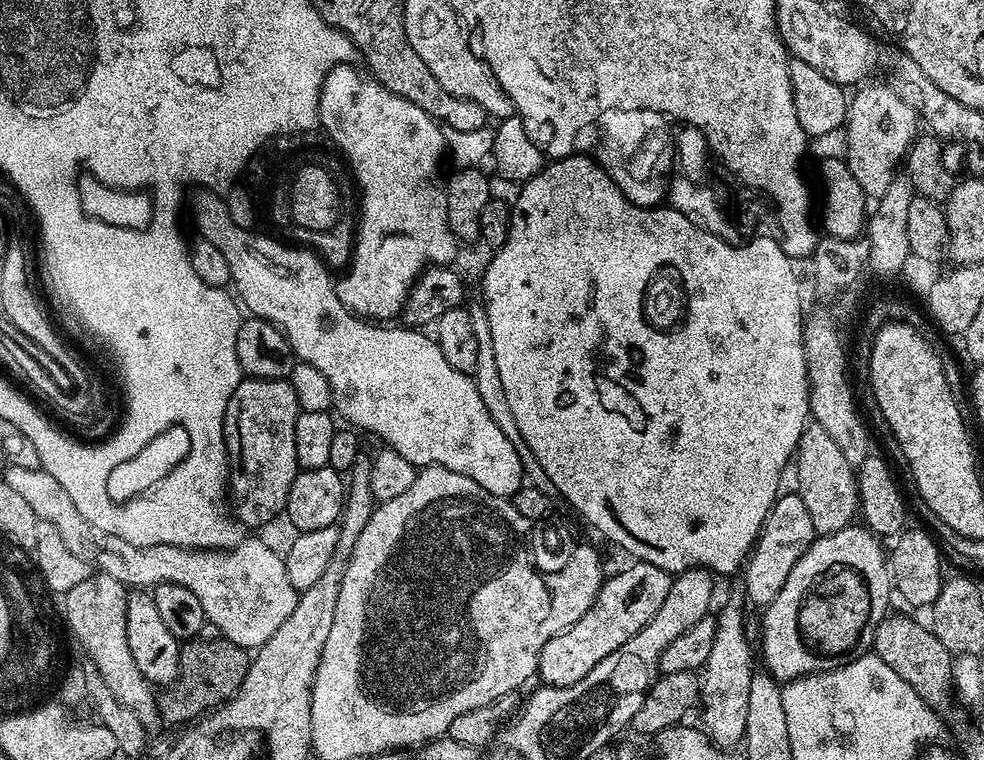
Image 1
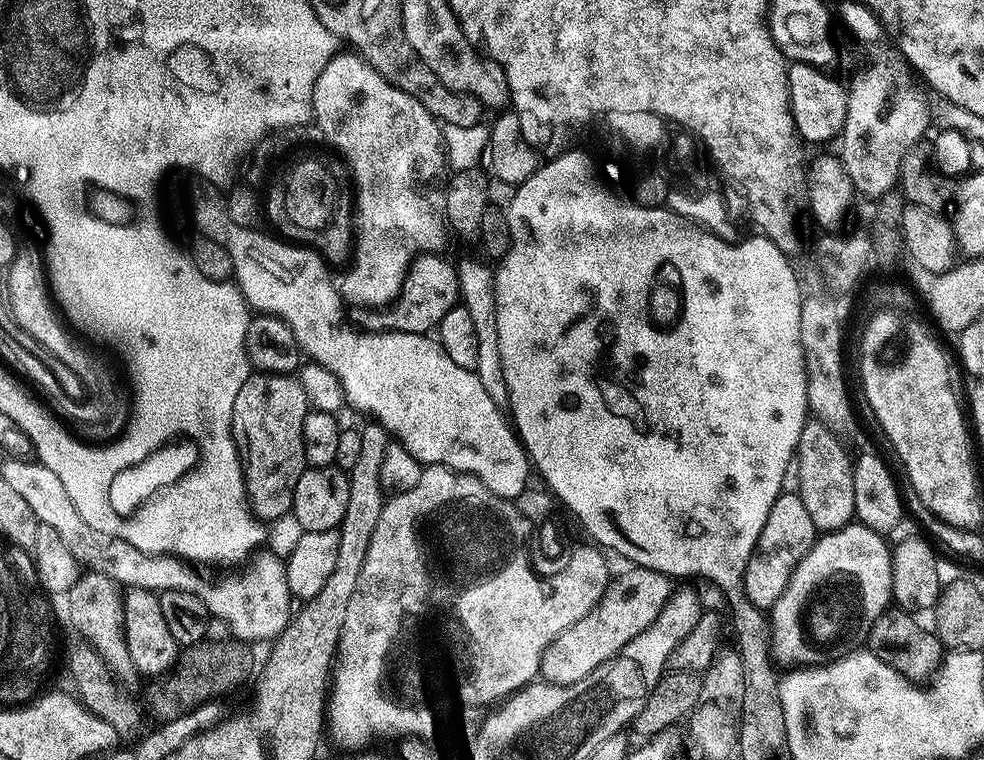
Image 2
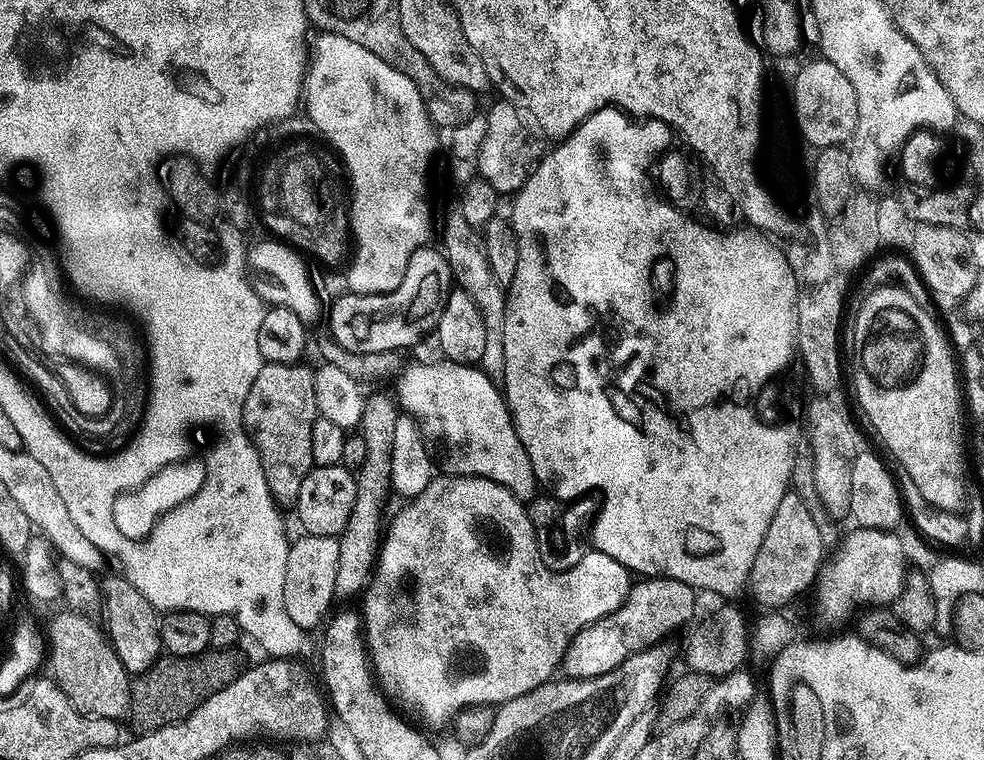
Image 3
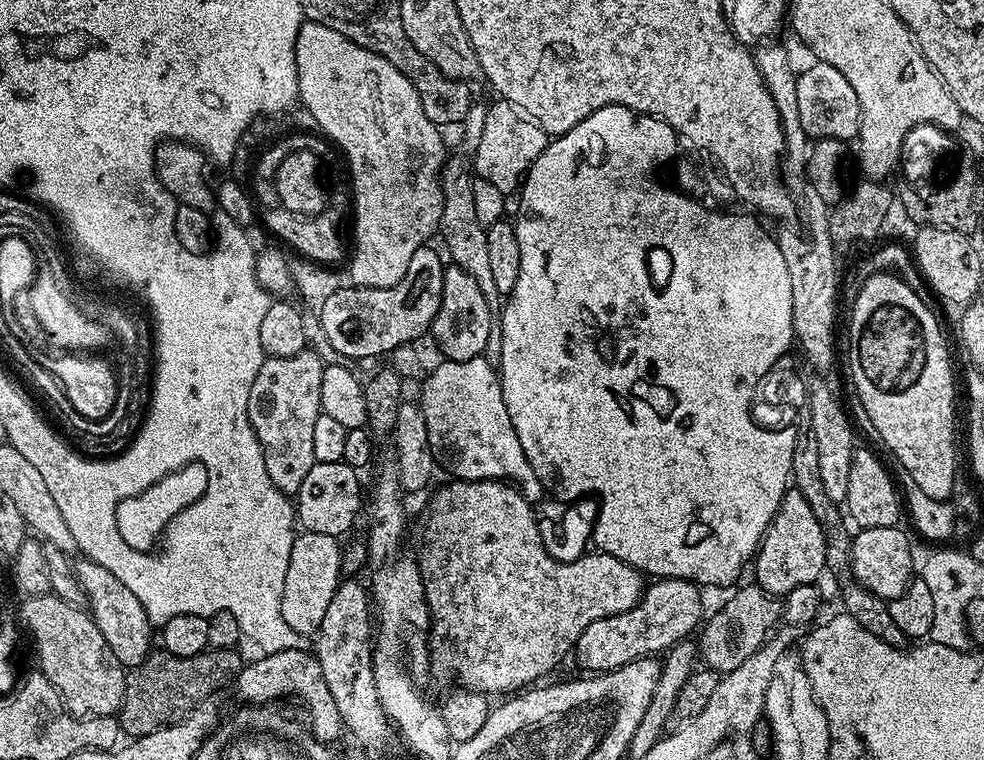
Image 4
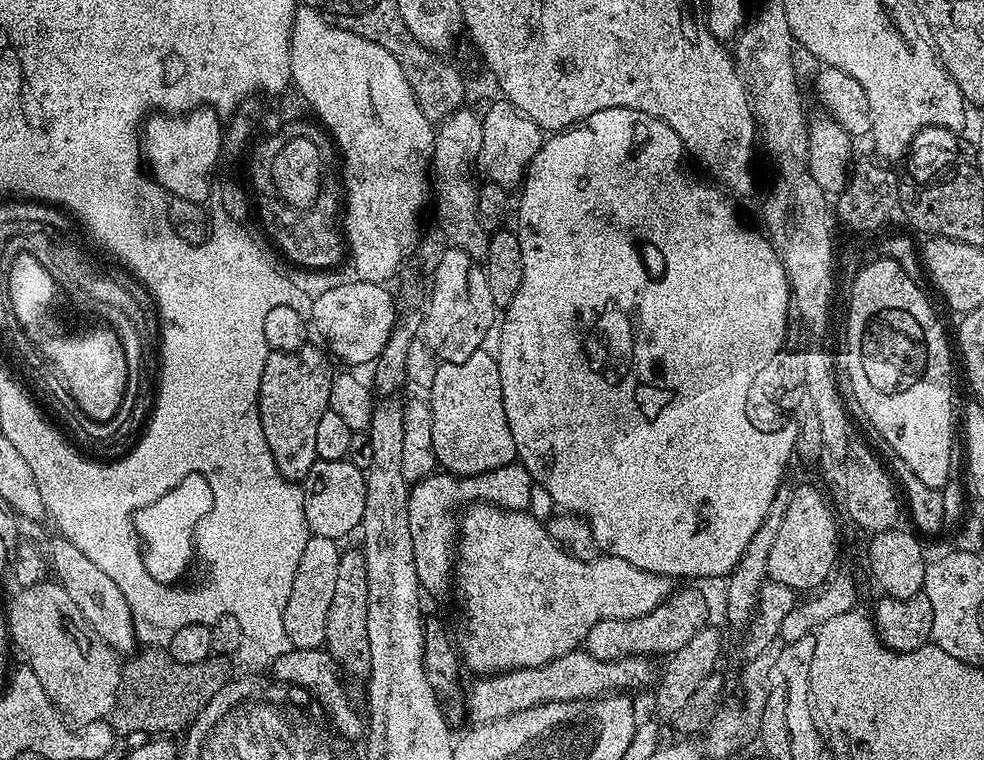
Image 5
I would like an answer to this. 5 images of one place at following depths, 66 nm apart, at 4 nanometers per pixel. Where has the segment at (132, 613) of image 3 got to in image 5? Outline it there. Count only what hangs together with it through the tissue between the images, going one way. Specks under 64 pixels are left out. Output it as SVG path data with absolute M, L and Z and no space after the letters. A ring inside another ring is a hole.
M56 538L50 545L50 566L58 579L58 583L70 594L74 606L82 610L82 618L90 622L90 626L117 654L132 654L137 651L136 619L132 617L130 602L126 602L126 594L118 590L118 582L109 578L74 542L63 538ZM52 552L52 556L51 556Z

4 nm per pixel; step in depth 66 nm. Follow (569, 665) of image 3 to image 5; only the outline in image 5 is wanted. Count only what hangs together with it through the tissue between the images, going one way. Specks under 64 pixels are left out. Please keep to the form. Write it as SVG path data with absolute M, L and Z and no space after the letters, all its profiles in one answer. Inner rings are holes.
M677 587L671 596L667 596L650 614L642 614L642 618L629 620L603 620L590 626L590 634L586 634L582 648L599 660L621 660L627 656L646 656L649 658L667 657L682 650L698 630L709 623L708 600L699 592L699 587Z

